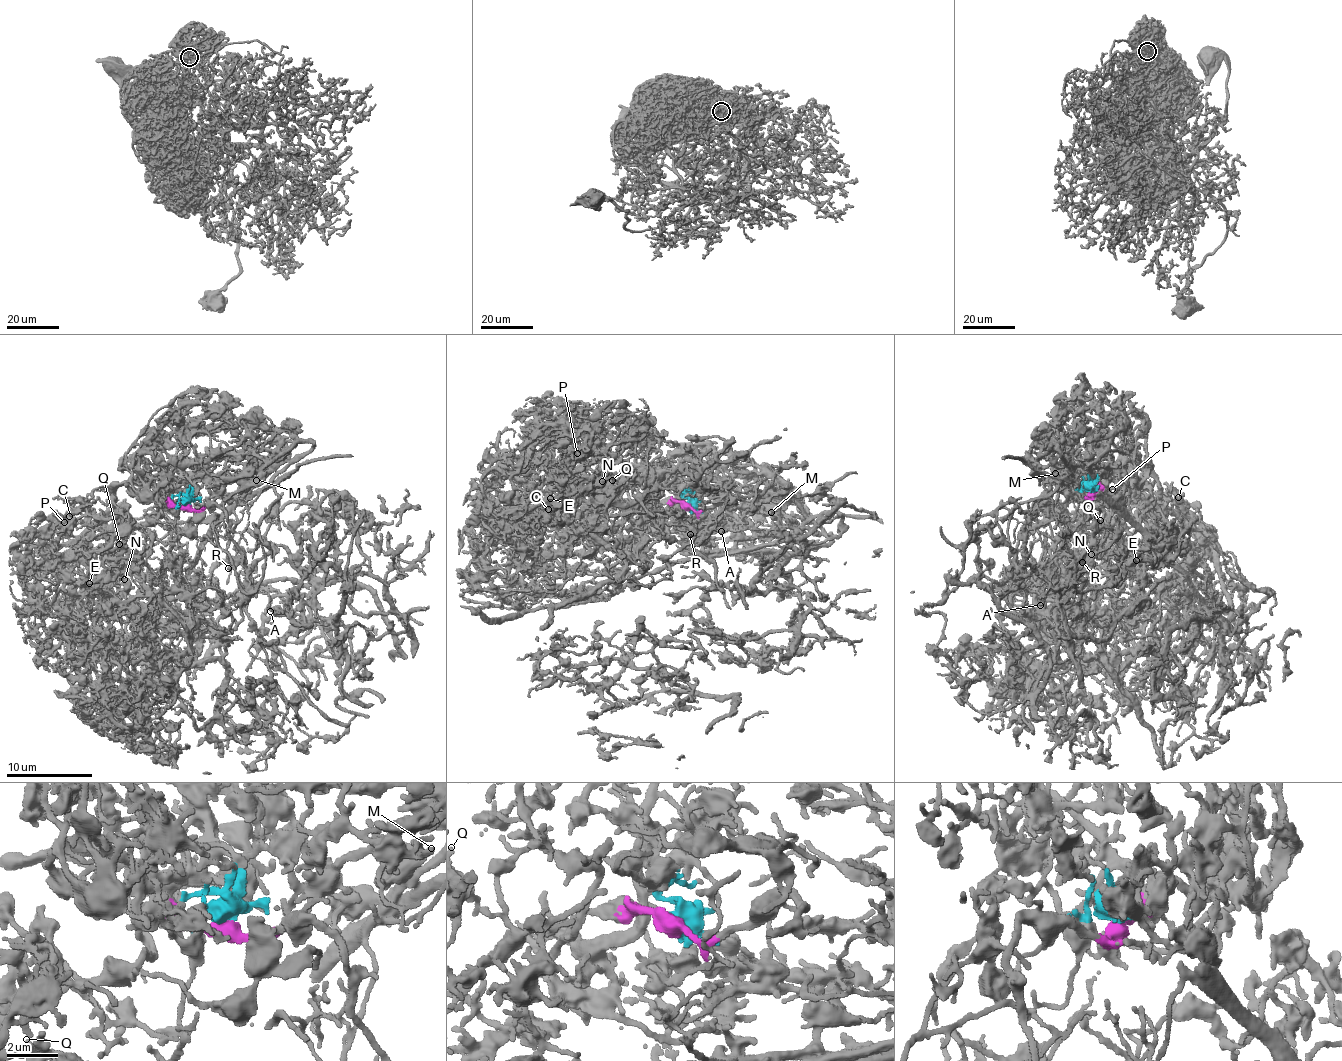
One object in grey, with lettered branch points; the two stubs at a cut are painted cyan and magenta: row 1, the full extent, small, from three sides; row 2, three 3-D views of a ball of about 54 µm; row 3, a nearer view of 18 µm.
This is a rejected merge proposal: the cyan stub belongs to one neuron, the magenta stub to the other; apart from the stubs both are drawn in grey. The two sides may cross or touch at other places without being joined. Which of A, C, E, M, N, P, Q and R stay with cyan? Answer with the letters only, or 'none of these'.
C, E, M, N, P, Q

